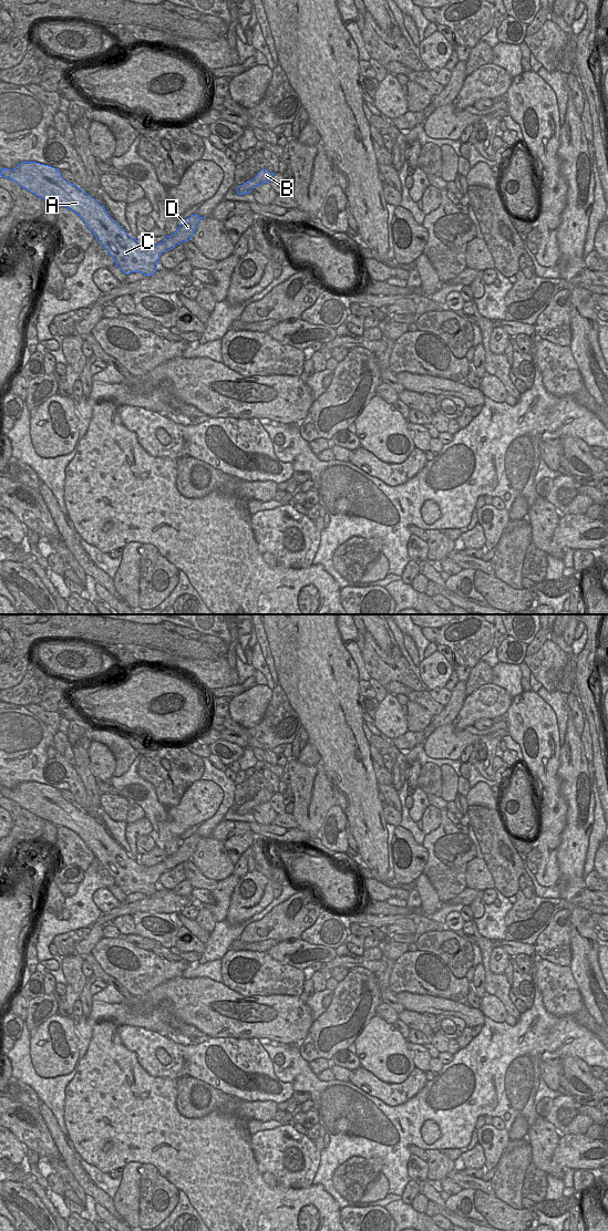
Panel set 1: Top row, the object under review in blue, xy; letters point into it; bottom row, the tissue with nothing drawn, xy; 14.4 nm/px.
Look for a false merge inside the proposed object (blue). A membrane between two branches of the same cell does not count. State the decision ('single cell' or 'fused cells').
single cell

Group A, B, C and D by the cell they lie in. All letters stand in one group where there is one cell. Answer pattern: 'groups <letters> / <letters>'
groups A B C D

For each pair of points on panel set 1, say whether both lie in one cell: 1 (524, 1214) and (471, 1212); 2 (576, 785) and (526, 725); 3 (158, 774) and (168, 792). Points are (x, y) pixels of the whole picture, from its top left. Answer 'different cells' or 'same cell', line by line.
1: different cells
2: different cells
3: same cell

